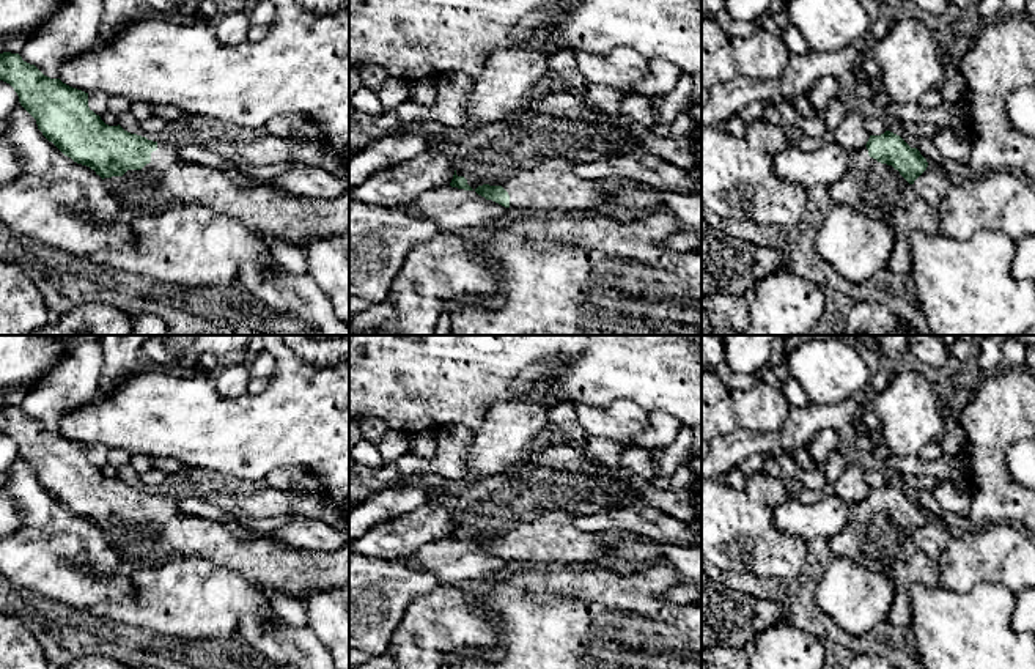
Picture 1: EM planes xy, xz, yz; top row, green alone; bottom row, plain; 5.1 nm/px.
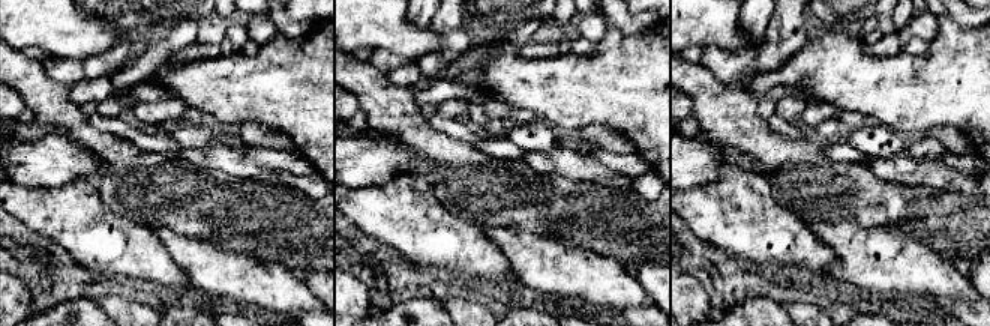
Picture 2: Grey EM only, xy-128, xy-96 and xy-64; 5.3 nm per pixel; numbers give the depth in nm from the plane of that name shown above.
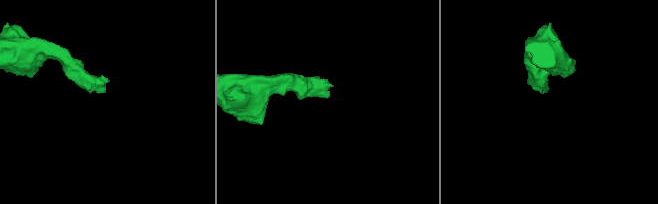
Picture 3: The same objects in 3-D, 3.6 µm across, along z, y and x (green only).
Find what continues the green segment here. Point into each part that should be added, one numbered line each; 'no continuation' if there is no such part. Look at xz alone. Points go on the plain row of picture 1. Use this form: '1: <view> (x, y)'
1: xz (532, 504)

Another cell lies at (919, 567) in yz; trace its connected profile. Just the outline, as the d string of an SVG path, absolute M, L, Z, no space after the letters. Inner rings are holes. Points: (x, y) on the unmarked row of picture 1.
M917 549L909 559L895 562L887 571L895 584L889 622L898 628L909 628L912 622L909 590L917 582L928 587L939 586L937 562Z

